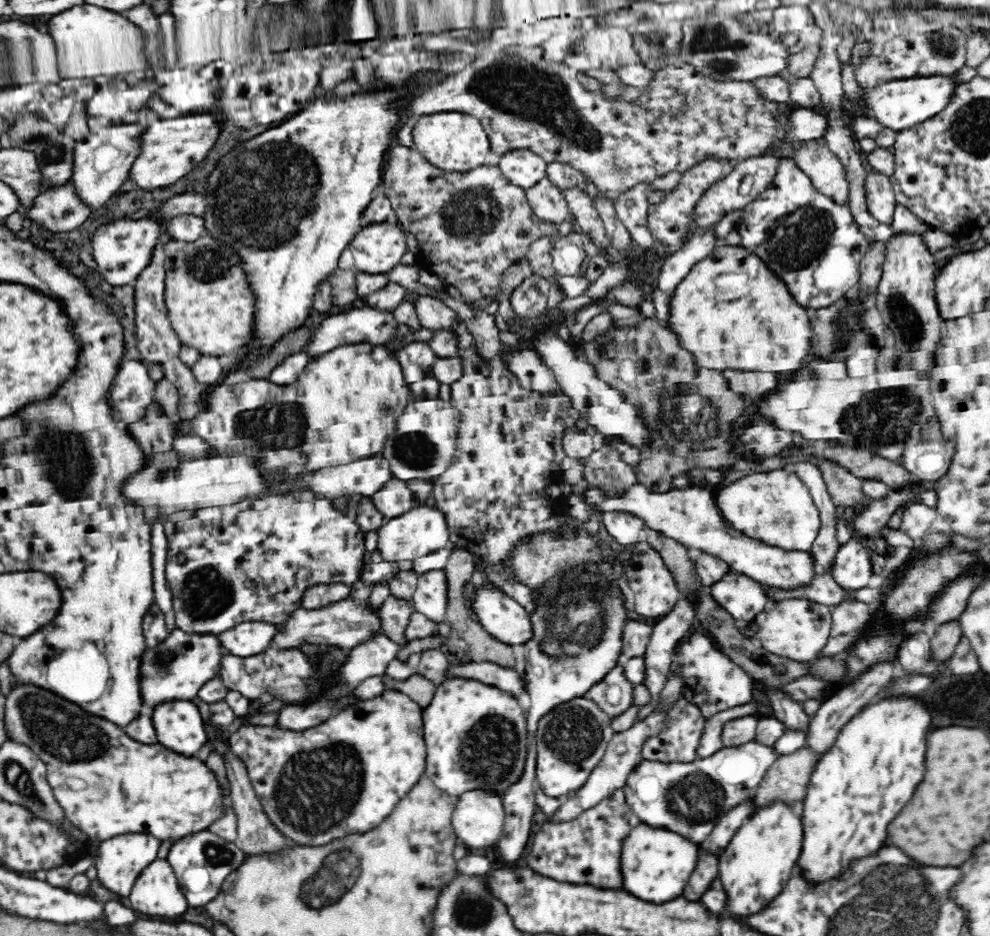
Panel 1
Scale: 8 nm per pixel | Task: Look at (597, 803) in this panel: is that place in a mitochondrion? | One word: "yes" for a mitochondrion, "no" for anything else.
no

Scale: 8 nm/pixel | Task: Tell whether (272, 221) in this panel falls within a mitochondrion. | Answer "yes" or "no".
yes

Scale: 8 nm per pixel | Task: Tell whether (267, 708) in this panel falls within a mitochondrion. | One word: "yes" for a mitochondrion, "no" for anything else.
no

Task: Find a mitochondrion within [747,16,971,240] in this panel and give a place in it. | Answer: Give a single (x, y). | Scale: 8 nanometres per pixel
(944, 47)

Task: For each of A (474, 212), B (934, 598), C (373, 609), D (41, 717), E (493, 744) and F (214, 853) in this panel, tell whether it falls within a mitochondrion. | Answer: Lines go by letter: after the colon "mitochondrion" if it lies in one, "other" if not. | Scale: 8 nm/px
A: mitochondrion
B: other
C: other
D: mitochondrion
E: mitochondrion
F: mitochondrion

